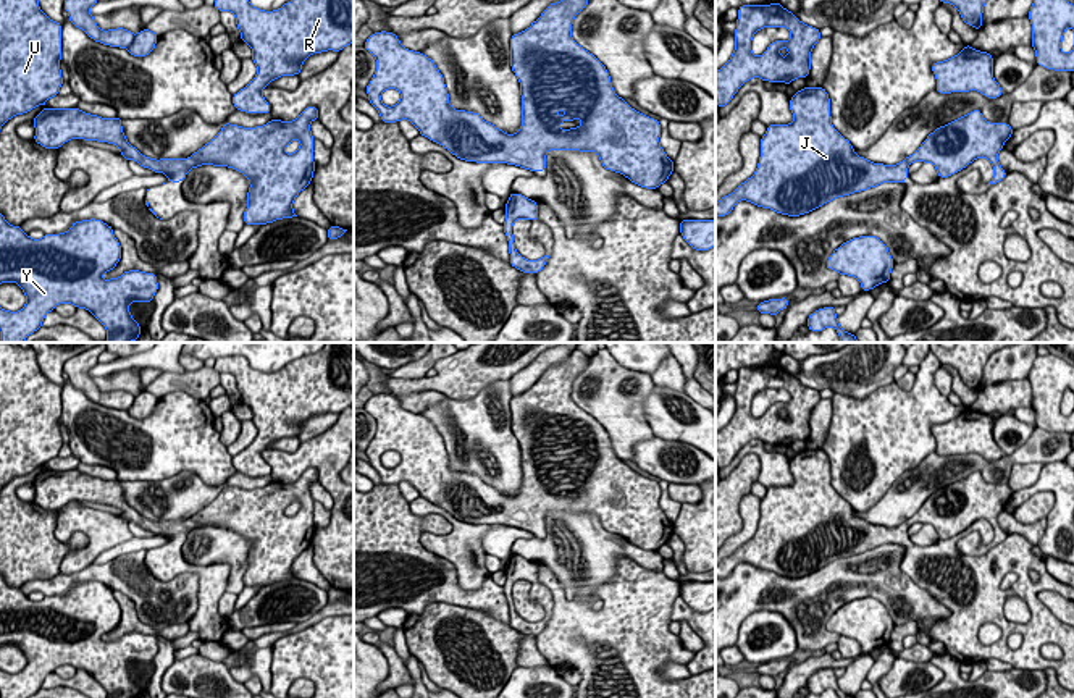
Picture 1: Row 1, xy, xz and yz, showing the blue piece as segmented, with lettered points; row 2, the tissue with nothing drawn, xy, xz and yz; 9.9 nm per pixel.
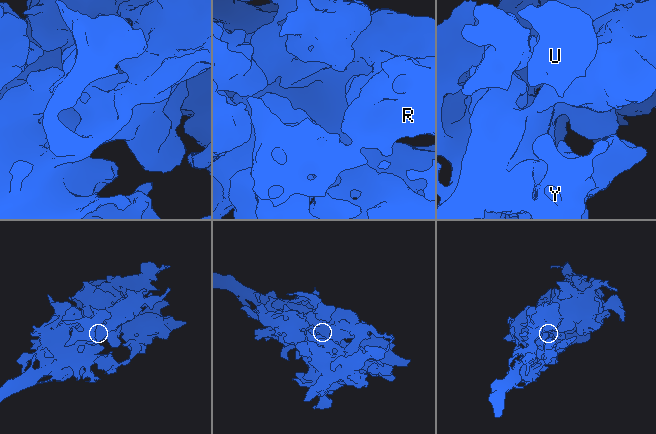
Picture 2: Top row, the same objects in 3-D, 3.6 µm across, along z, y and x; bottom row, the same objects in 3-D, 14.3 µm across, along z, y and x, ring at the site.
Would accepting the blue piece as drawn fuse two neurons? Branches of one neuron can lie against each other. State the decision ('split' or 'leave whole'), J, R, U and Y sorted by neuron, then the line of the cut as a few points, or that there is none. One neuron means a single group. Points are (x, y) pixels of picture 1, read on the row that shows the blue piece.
leave whole; groups J R U Y; cut none

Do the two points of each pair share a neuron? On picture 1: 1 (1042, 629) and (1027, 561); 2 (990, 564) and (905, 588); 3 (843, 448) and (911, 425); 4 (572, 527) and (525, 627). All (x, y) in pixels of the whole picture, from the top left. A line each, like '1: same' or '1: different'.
1: same
2: different
3: same
4: different

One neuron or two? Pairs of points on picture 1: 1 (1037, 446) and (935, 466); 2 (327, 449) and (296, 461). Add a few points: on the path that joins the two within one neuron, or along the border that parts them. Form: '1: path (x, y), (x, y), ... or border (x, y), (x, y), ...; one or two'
1: path (1011, 459), (1003, 466), (961, 467); one
2: path (318, 453), (310, 453), (304, 458); one

